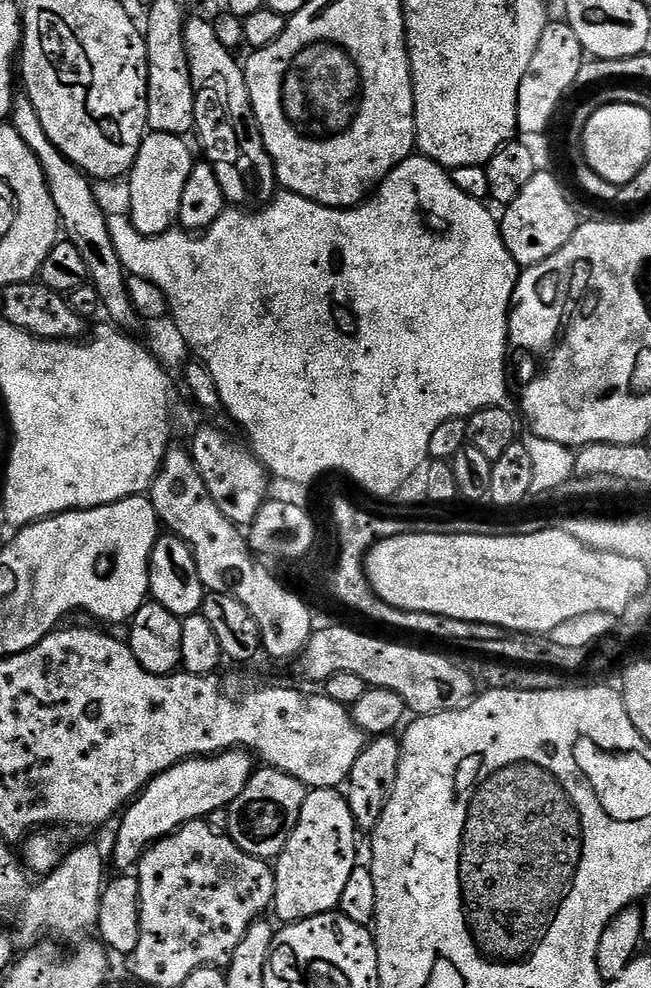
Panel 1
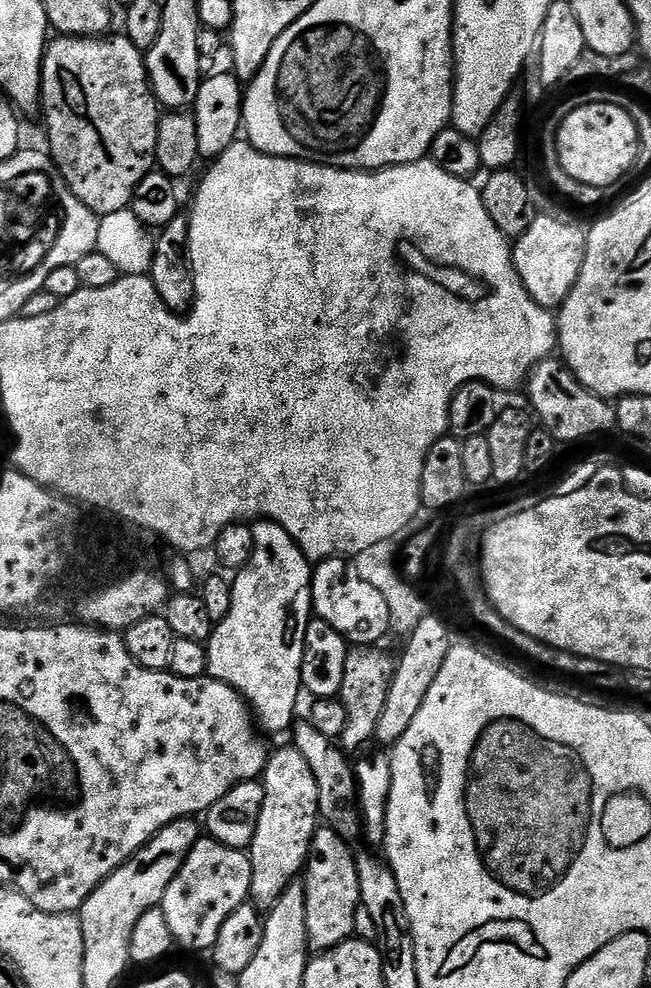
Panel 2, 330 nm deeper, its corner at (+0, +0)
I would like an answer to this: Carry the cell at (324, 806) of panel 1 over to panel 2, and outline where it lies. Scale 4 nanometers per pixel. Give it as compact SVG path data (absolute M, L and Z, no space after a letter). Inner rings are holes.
M317 827L312 845L308 851L308 862L304 865L302 883L305 888L306 930L308 931L307 947L313 953L329 952L349 939L356 931L354 914L360 907L360 891L358 890L358 870L356 856L351 852L349 841L344 840L330 827Z

